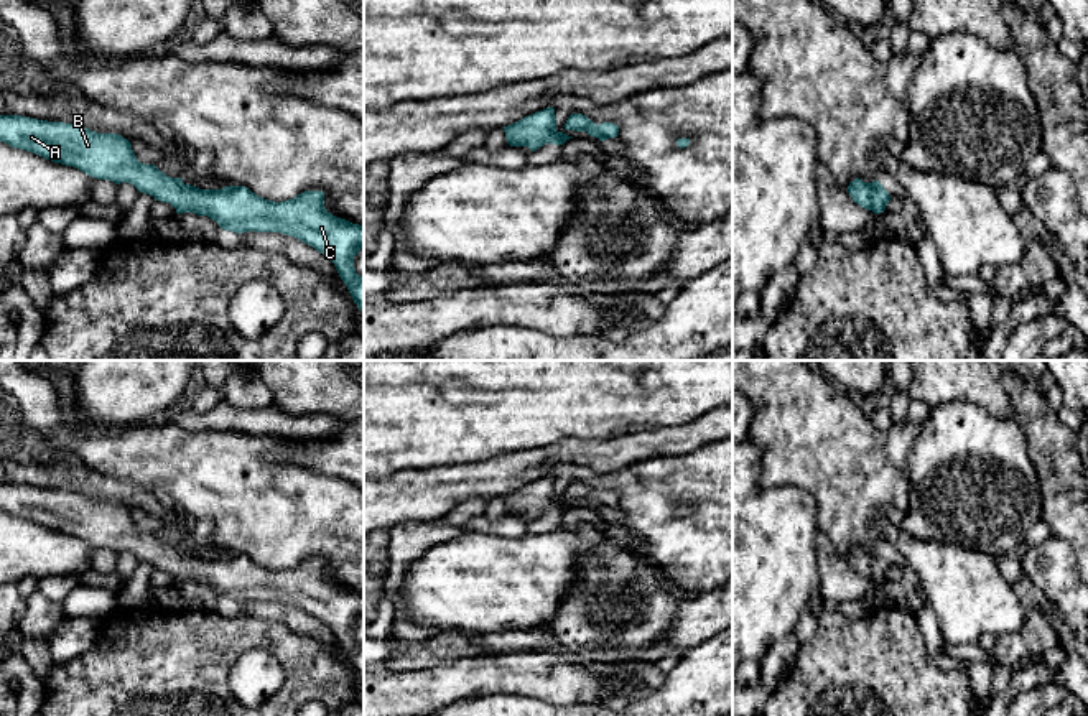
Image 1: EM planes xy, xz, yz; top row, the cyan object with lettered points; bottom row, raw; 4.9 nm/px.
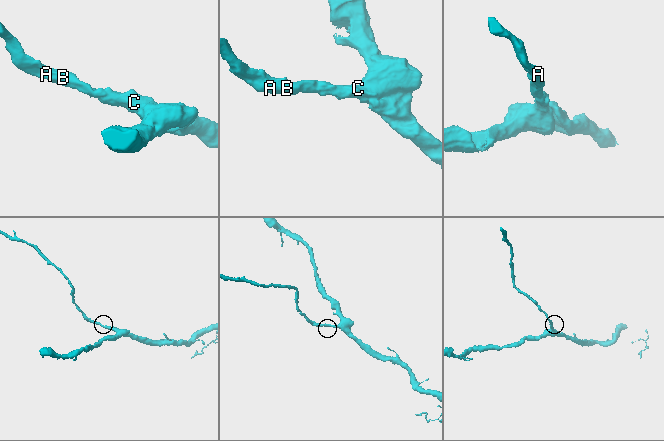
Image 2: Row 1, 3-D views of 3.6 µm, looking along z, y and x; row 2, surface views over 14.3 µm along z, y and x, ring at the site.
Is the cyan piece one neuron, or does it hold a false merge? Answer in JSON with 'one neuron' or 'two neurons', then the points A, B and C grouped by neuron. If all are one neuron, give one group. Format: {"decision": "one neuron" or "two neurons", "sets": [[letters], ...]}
{"decision": "one neuron", "sets": [["A", "B", "C"]]}

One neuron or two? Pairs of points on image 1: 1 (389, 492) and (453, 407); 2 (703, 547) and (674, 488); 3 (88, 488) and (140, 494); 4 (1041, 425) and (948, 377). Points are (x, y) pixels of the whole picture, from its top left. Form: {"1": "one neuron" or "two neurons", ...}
{"1": "two neurons", "2": "one neuron", "3": "one neuron", "4": "two neurons"}

